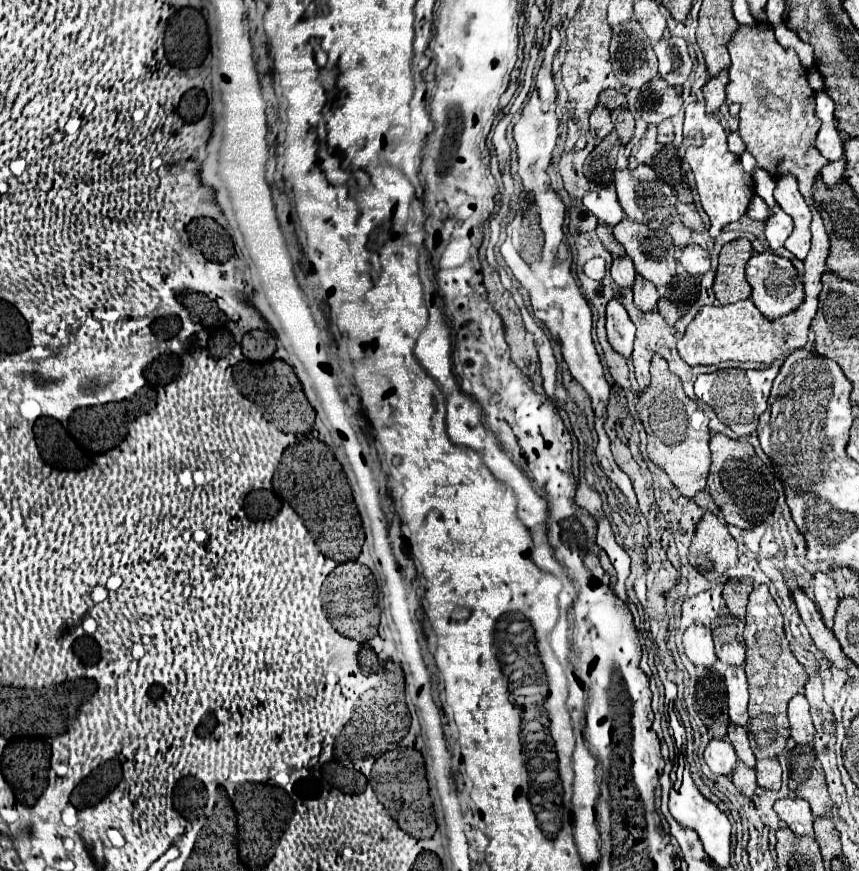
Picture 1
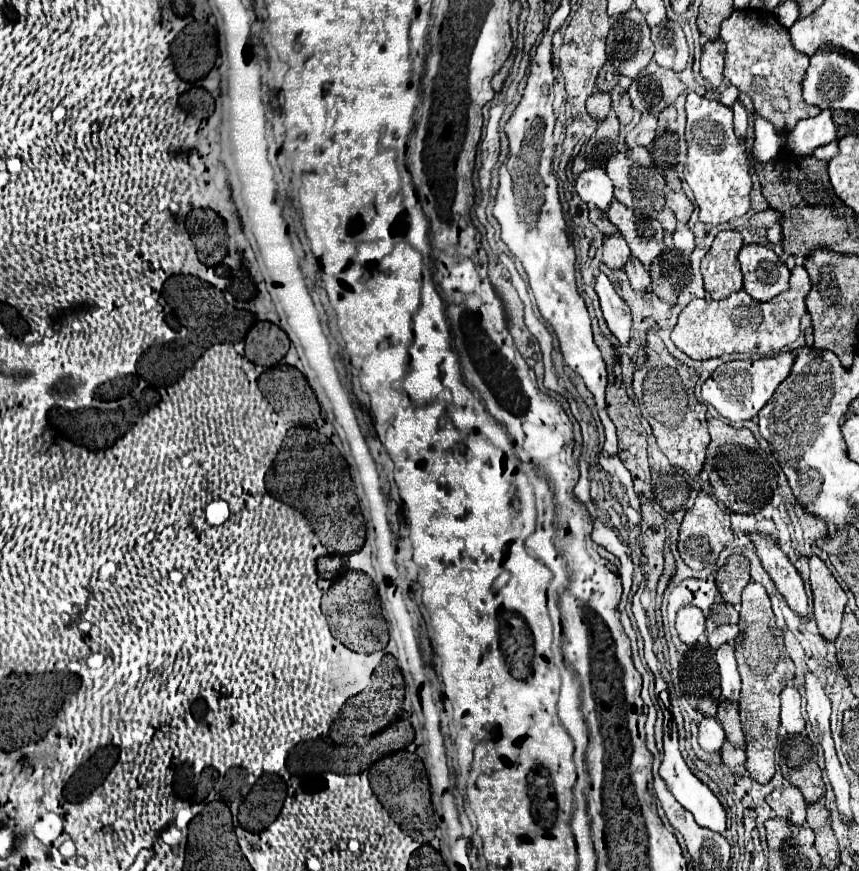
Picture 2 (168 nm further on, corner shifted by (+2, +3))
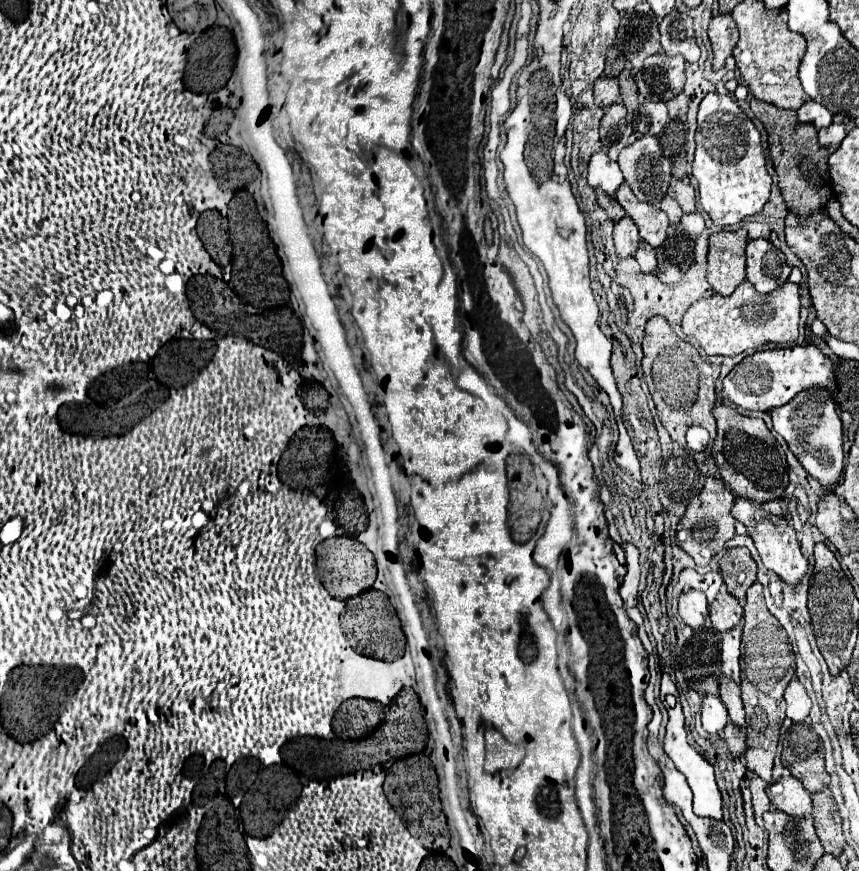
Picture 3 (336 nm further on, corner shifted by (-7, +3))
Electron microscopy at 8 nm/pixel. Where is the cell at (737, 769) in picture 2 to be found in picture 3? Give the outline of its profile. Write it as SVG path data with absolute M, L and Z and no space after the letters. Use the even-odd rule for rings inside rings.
M729 724L729 726L723 730L723 740L727 742L731 754L733 754L735 758L741 758L741 760L743 760L743 752L747 750L747 744L745 744L745 740L747 740L745 728L739 728L739 726L735 726L735 724Z

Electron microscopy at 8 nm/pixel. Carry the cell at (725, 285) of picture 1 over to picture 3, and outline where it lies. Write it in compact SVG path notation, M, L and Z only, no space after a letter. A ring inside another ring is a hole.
M747 230L717 232L709 238L707 280L717 294L731 294L745 280Z

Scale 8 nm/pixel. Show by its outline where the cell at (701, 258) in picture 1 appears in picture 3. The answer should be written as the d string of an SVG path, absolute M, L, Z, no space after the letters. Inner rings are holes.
M693 212L693 214L683 214L681 218L681 228L683 232L687 232L691 238L697 238L703 230L705 230L705 220L699 212Z

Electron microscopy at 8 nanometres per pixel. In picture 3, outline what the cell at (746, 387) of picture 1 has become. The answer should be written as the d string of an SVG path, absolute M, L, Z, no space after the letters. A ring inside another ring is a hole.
M813 344L807 346L791 346L791 348L775 348L765 352L755 352L745 356L723 380L721 392L727 402L731 402L741 412L763 410L787 404L797 392L807 388L831 388L835 392L835 384L831 376L835 372L835 364Z

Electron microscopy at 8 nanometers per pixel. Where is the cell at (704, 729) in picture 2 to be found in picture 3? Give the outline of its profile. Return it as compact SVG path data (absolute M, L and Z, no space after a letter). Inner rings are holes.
M705 696L703 698L703 710L701 710L701 720L703 720L703 728L705 732L713 734L713 736L723 736L723 726L727 726L729 714L723 706L723 702L719 700L719 696Z

